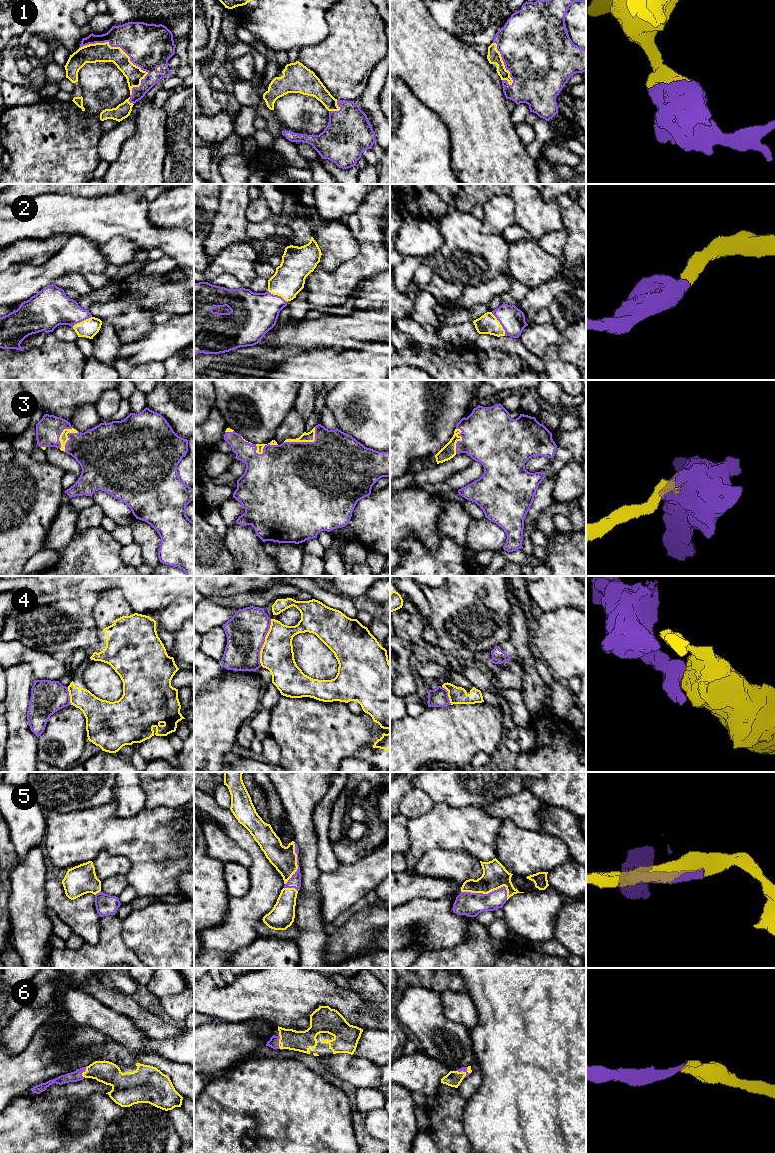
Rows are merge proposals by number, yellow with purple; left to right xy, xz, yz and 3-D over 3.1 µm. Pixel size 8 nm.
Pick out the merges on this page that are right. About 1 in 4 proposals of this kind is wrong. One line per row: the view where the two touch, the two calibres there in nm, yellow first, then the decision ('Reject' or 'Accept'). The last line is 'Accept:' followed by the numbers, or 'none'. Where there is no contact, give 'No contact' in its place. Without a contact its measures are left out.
1: Touches yellow in xy. Thickness 160 nm (yellow) against 340 nm. Accept
2: Touches yellow in yz. Thickness 160 nm (yellow) against 200 nm. Accept
3: Touches yellow in xz. Thickness 80 nm (yellow) against 500 nm. Accept
4: Touches yellow in xz. Thickness 260 nm (yellow) against 320 nm. Reject
5: Touches yellow in yz. Thickness 200 nm (yellow) against 190 nm. Accept
6: Touches yellow in xz. Thickness 170 nm (yellow) against 80 nm. Accept
Accept: 1, 2, 3, 5, 6

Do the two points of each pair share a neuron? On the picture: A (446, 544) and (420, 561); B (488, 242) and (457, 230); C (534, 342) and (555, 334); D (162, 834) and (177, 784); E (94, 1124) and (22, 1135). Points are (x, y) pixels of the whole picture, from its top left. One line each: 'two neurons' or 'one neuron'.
A: one neuron
B: one neuron
C: one neuron
D: two neurons
E: one neuron

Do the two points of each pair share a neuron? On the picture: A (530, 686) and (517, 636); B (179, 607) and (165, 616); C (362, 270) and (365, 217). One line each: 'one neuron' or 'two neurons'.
A: one neuron
B: one neuron
C: one neuron

